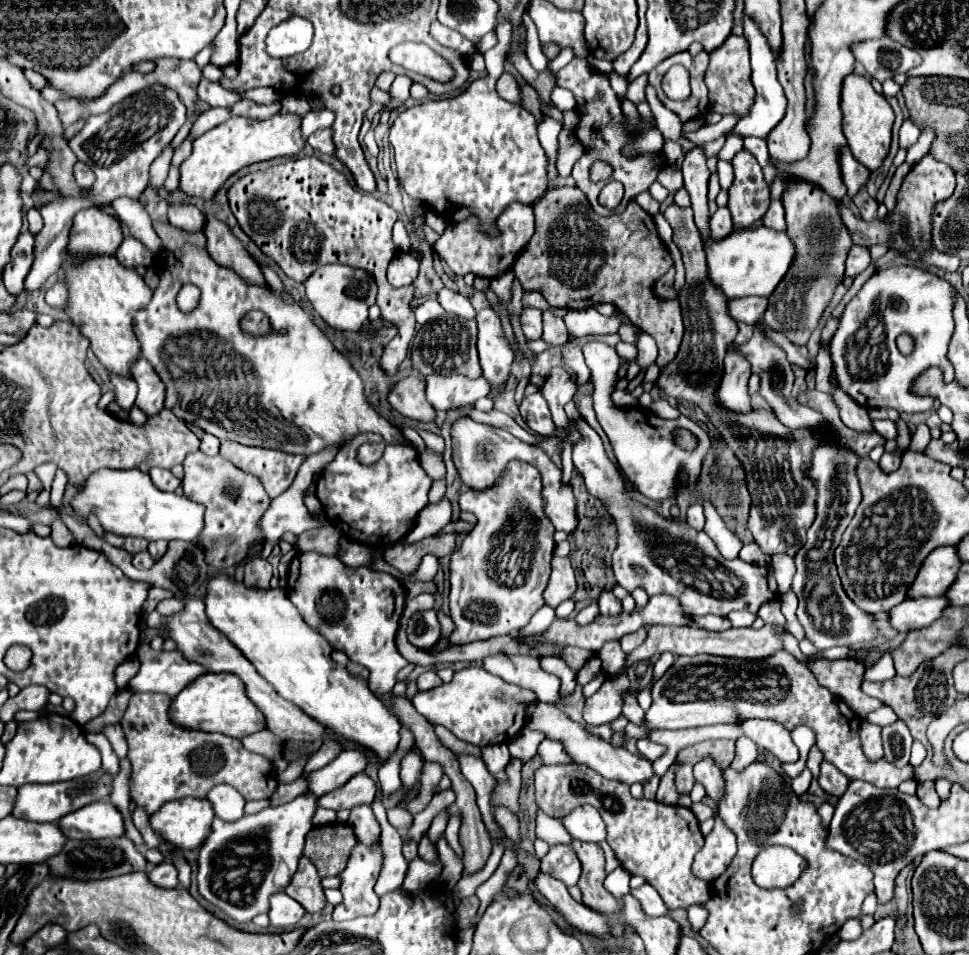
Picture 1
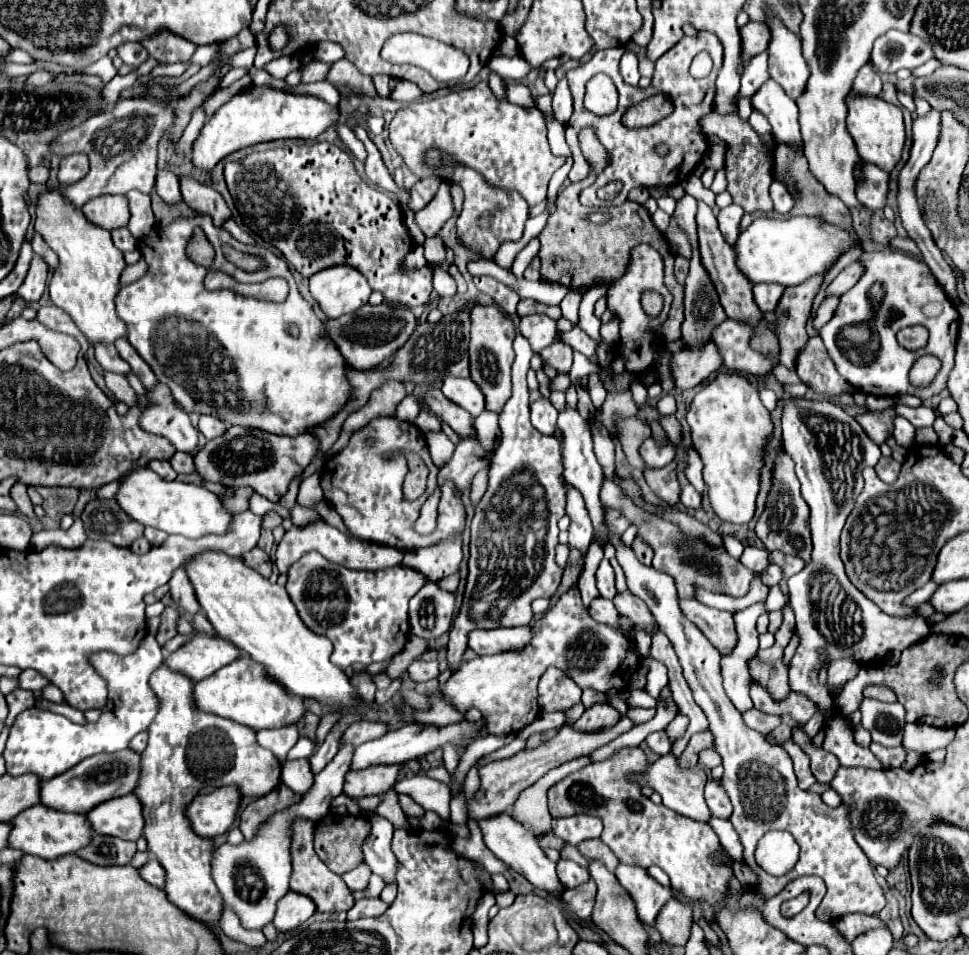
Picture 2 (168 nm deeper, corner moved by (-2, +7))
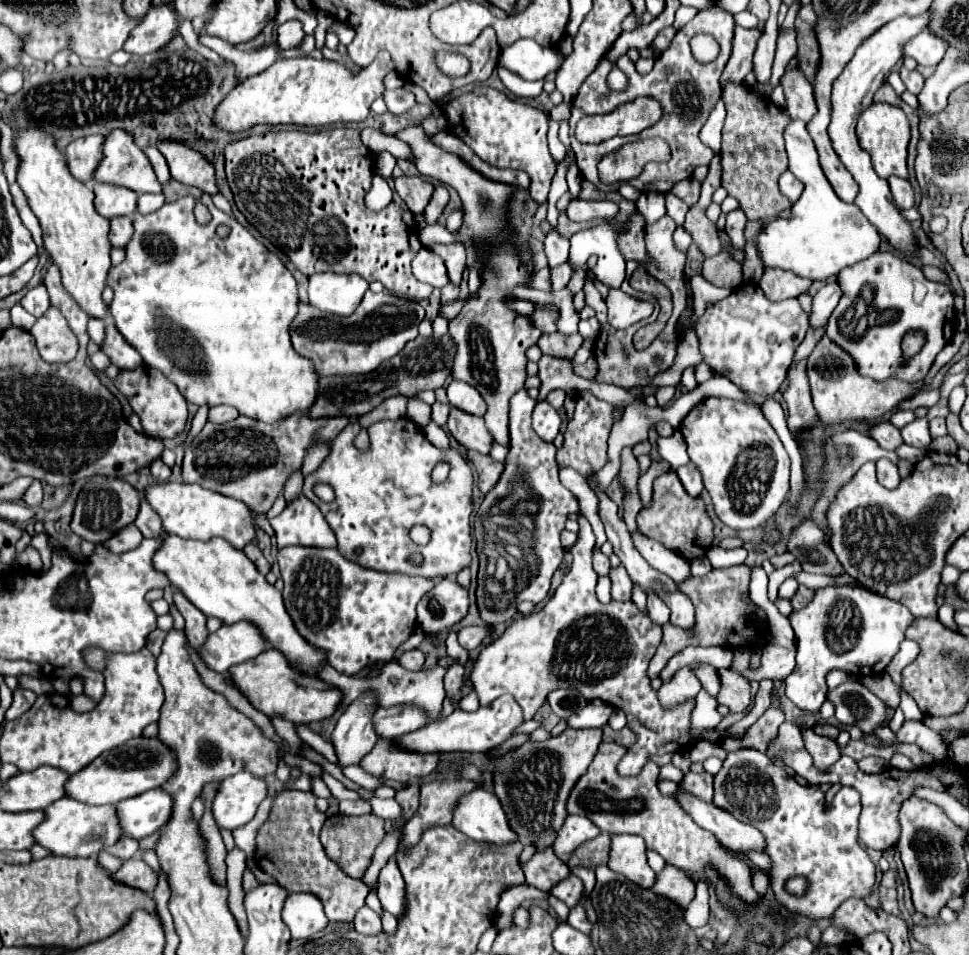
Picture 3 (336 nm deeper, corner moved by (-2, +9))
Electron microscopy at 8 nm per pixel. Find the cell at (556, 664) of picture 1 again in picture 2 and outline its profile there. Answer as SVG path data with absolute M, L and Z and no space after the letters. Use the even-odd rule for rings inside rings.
M548 669L538 685L538 703L542 711L566 711L580 703L580 687L560 669Z

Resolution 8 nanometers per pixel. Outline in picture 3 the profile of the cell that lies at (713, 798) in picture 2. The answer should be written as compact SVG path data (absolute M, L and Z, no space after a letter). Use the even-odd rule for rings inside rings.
M688 773L682 779L682 787L700 799L714 797L714 775L712 773Z

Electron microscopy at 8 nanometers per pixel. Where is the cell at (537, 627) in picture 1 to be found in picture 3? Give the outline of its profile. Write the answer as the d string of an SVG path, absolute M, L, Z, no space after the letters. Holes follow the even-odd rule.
M472 625L472 627L462 627L458 631L458 641L464 649L472 651L476 647L480 647L486 639L490 639L494 635L494 627L492 625L486 625L486 627L480 627L480 625Z

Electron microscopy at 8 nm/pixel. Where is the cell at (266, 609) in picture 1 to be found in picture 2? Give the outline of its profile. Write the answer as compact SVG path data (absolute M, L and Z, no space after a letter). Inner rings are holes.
M202 551L188 559L184 569L216 635L232 641L254 661L262 663L268 675L286 687L286 691L332 707L352 707L360 703L346 673L330 663L332 643L306 629L284 587L270 583L258 571L246 567L240 557L230 557L222 551Z

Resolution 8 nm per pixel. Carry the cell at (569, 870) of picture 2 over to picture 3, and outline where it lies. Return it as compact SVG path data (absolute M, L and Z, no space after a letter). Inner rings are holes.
M568 875L566 879L558 881L558 883L552 887L550 893L552 893L554 897L558 897L560 901L564 901L568 907L572 907L572 905L578 903L582 891L584 891L582 879L578 879L576 875Z

